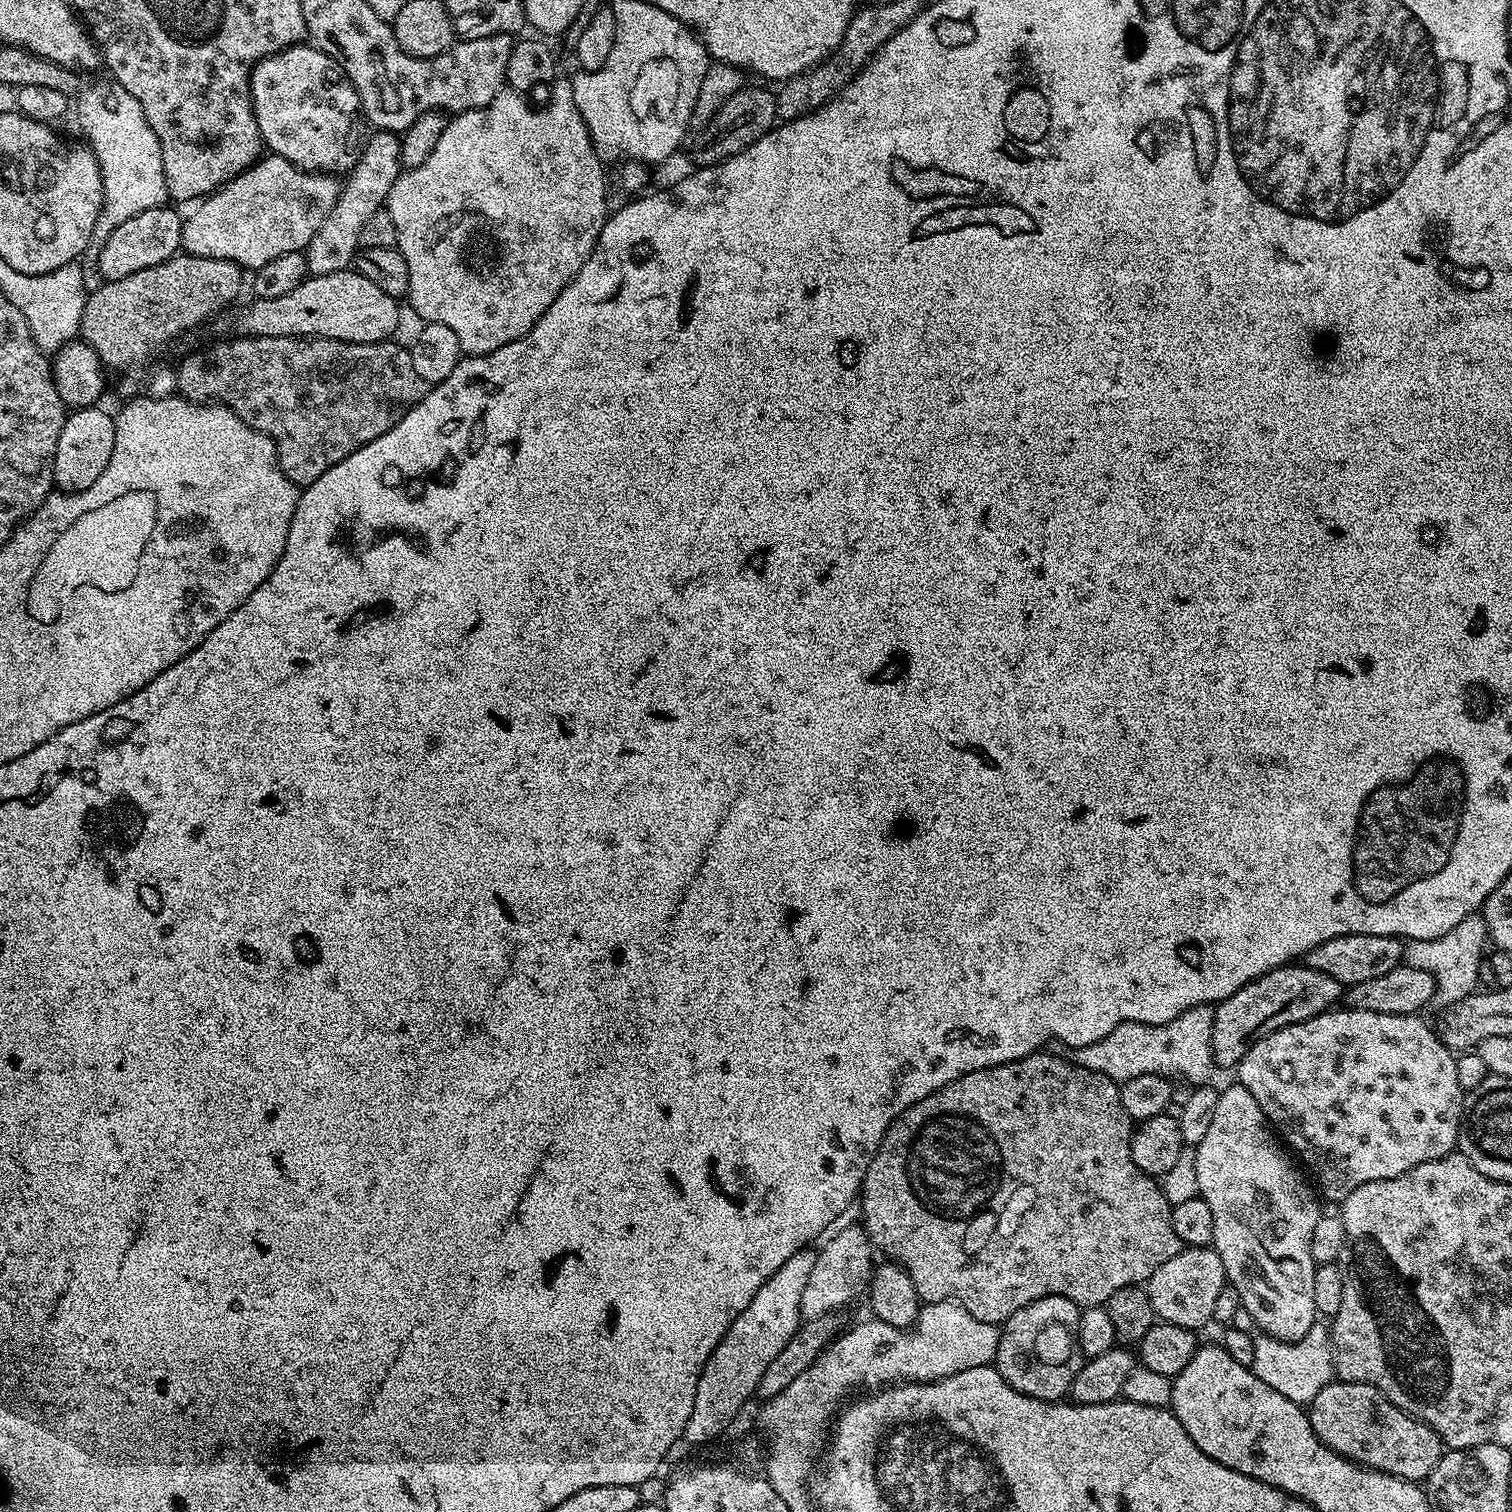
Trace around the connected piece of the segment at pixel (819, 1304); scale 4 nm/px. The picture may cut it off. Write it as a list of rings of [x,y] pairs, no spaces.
[[[859,1223],[848,1224],[841,1232],[835,1232],[833,1231],[819,1245],[814,1270],[806,1281],[805,1289],[802,1290],[800,1315],[805,1321],[835,1313],[835,1308],[850,1303],[859,1292],[861,1295],[870,1283],[874,1270],[874,1263],[872,1264],[874,1245],[868,1239],[868,1233]]]

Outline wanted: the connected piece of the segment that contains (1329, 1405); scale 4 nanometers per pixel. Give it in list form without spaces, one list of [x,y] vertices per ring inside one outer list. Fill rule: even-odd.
[[[1327,1384],[1312,1399],[1307,1414],[1314,1434],[1330,1450],[1364,1468],[1373,1468],[1403,1480],[1427,1481],[1446,1451],[1430,1426],[1394,1406],[1369,1384]]]

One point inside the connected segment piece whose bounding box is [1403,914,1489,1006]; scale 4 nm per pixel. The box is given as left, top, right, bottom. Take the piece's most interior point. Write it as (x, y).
(1450, 959)

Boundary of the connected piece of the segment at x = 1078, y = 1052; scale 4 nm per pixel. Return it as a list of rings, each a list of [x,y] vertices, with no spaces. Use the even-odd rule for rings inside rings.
[[[1199,1004],[1188,1008],[1178,1018],[1165,1024],[1139,1024],[1125,1022],[1120,1024],[1106,1038],[1090,1046],[1073,1048],[1070,1058],[1086,1070],[1106,1074],[1110,1079],[1123,1082],[1138,1078],[1138,1074],[1154,1074],[1189,1080],[1189,1085],[1204,1086],[1209,1083],[1214,1069],[1212,1055],[1212,1035],[1214,1034],[1215,1007],[1211,1004]]]

